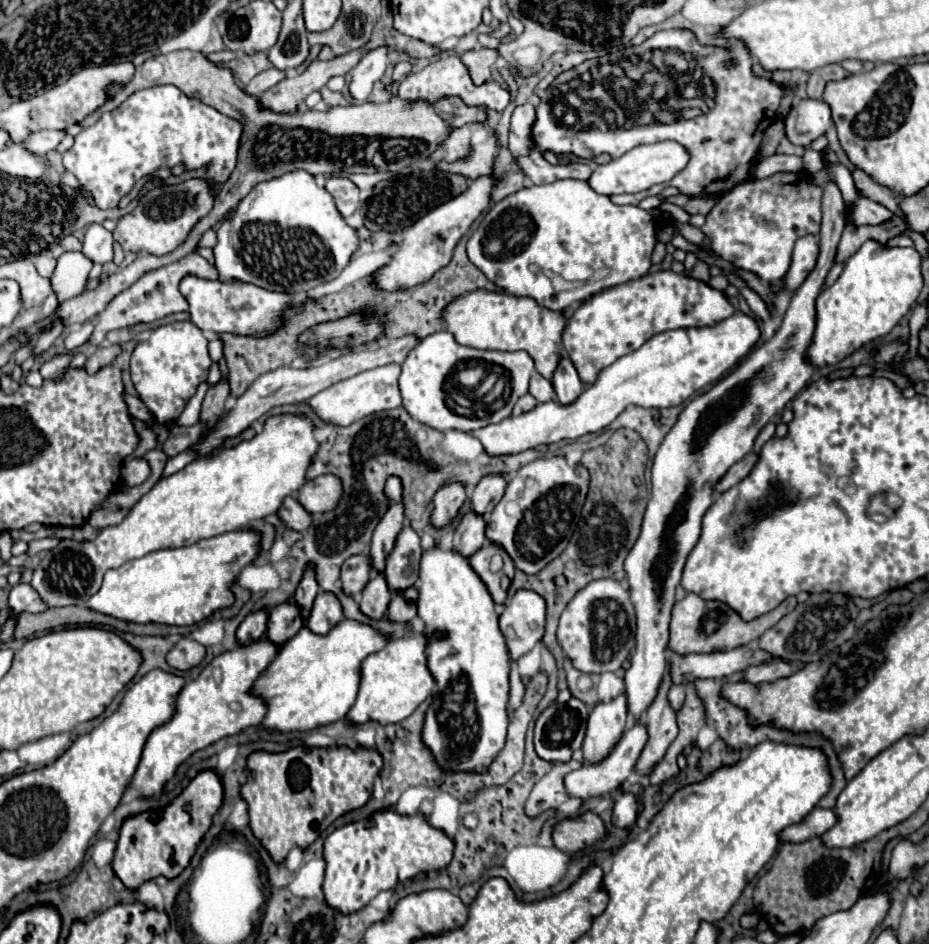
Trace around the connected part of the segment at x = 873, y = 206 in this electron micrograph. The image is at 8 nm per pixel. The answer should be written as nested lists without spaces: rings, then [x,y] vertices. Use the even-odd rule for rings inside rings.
[[[858,196],[858,200],[854,202],[854,208],[850,212],[850,218],[854,220],[854,224],[872,224],[872,226],[878,226],[878,224],[884,224],[888,220],[892,220],[892,212],[878,204],[878,202],[872,202],[864,196]]]

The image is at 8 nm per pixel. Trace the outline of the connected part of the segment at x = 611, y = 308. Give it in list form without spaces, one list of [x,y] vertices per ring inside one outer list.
[[[660,270],[644,274],[638,280],[602,290],[580,304],[568,320],[562,340],[568,358],[572,360],[580,380],[592,384],[596,372],[602,372],[612,360],[638,350],[654,334],[686,328],[686,326],[714,326],[734,314],[724,292],[714,290],[702,280]]]

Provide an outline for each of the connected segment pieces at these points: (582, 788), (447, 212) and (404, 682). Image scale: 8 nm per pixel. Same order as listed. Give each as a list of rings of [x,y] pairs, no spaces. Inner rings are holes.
[[[632,724],[632,726],[622,734],[620,742],[616,744],[616,748],[612,750],[612,754],[610,754],[606,760],[602,760],[602,762],[598,762],[598,764],[584,764],[582,768],[570,772],[570,774],[564,778],[564,786],[566,786],[568,796],[580,798],[580,800],[590,800],[590,798],[594,798],[594,796],[602,796],[602,794],[612,794],[612,792],[616,792],[616,790],[622,786],[622,782],[632,774],[634,764],[636,764],[636,760],[638,760],[638,756],[640,756],[640,752],[642,752],[646,740],[648,740],[646,728],[644,728],[642,724]]]
[[[480,176],[476,178],[466,192],[460,196],[448,200],[446,204],[430,210],[426,216],[422,216],[418,222],[414,222],[408,230],[400,234],[398,250],[392,256],[392,260],[378,270],[378,286],[384,290],[398,290],[398,288],[410,288],[420,282],[426,282],[434,272],[444,268],[450,258],[452,250],[458,244],[458,240],[468,232],[472,222],[490,206],[490,196],[496,186],[494,176]]]
[[[404,636],[400,640],[388,642],[380,652],[370,654],[360,666],[360,690],[358,698],[346,714],[348,724],[366,724],[378,722],[382,726],[396,724],[408,718],[418,704],[422,704],[434,686],[434,678],[426,666],[426,636],[420,638]]]

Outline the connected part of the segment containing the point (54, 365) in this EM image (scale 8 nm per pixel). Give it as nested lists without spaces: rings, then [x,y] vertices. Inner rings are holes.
[[[64,352],[64,354],[56,354],[50,360],[42,362],[42,366],[40,366],[42,378],[58,378],[62,374],[62,370],[70,364],[72,356],[74,356],[72,352]]]

